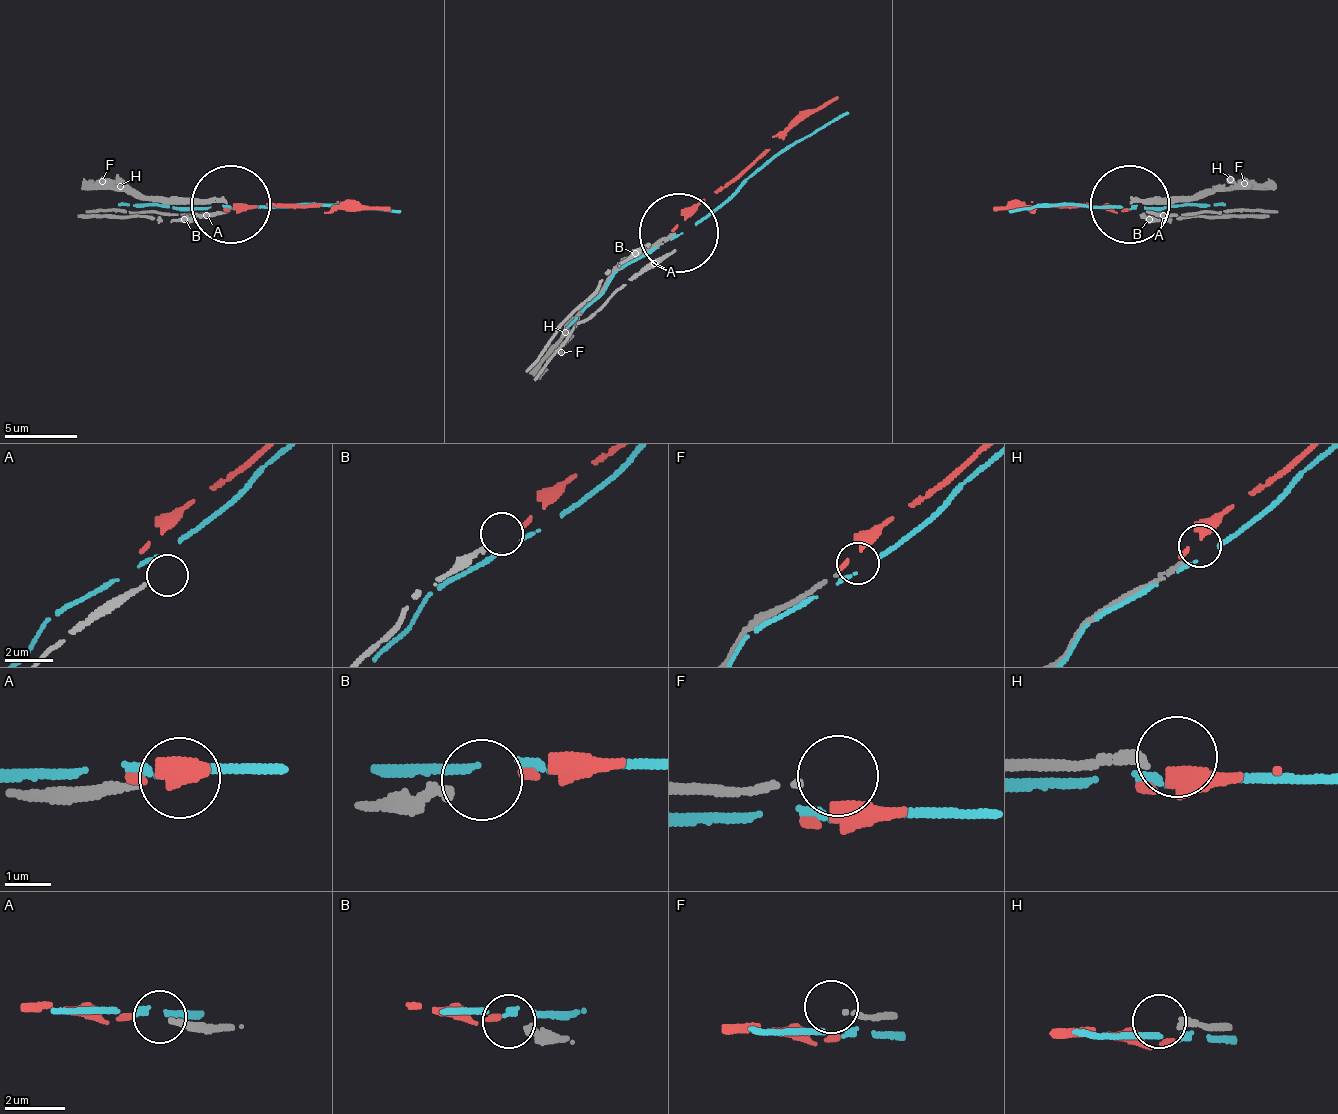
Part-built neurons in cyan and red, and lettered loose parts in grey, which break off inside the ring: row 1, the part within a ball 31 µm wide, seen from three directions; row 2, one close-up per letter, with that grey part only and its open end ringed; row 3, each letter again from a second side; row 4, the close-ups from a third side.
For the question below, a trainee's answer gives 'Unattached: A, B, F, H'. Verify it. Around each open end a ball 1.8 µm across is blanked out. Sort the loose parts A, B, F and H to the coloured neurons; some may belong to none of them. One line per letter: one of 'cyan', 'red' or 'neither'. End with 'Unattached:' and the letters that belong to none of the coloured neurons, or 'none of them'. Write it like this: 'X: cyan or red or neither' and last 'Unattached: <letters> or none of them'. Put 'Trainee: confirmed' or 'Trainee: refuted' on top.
Trainee: refuted
A: neither
B: red
F: neither
H: neither
Unattached: A, F, H

